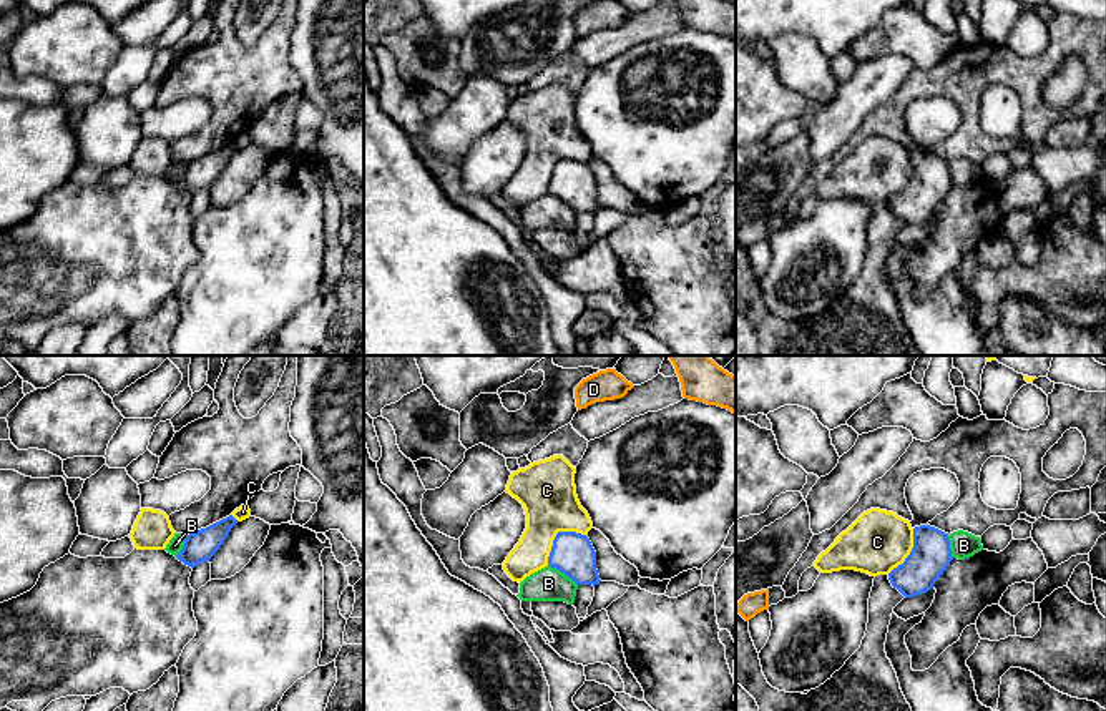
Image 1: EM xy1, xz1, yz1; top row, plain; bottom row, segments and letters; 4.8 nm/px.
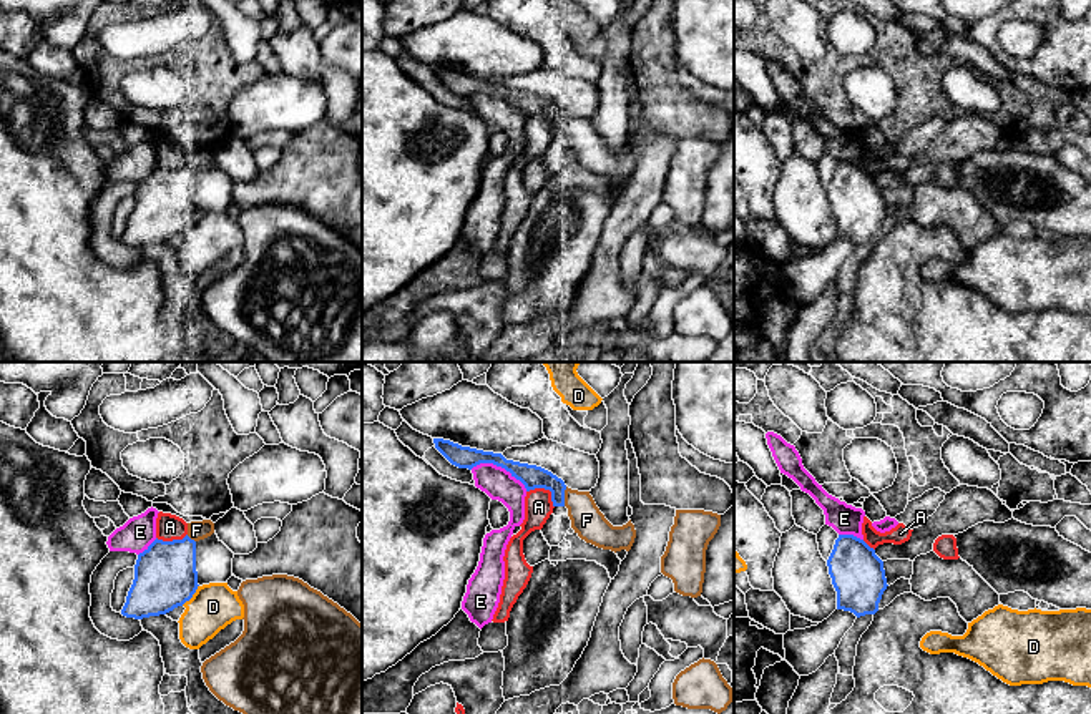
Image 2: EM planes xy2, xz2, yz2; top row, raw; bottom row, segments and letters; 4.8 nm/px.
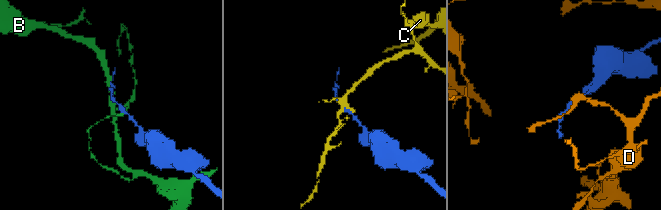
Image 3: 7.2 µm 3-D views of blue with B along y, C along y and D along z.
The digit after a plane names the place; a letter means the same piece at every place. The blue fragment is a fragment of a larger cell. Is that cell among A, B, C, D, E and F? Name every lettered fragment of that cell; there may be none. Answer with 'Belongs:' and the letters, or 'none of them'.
Belongs: none of them

